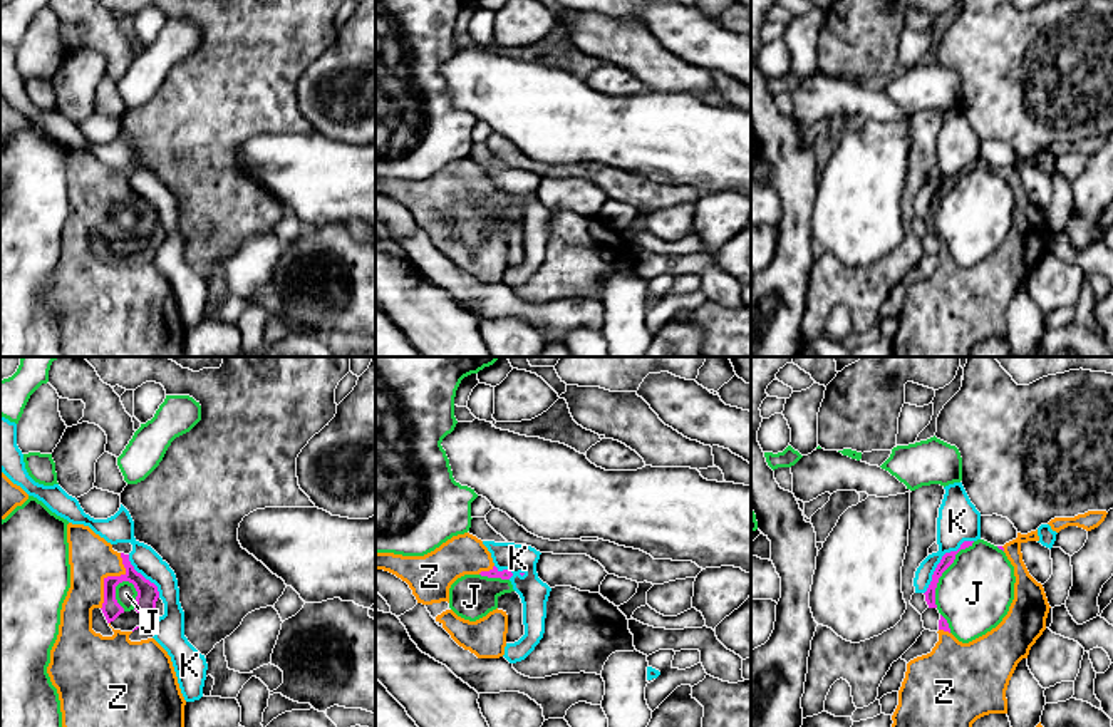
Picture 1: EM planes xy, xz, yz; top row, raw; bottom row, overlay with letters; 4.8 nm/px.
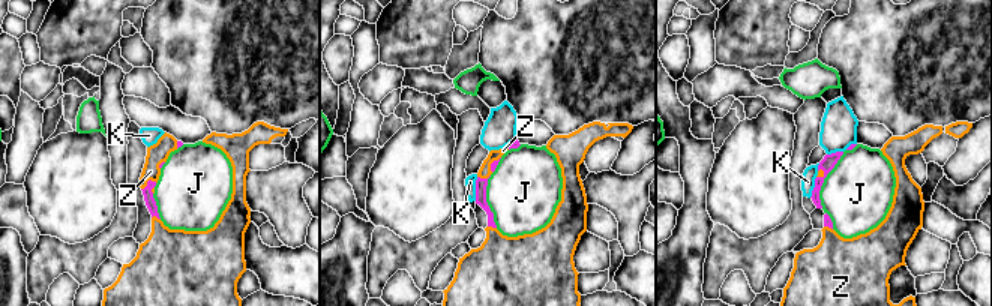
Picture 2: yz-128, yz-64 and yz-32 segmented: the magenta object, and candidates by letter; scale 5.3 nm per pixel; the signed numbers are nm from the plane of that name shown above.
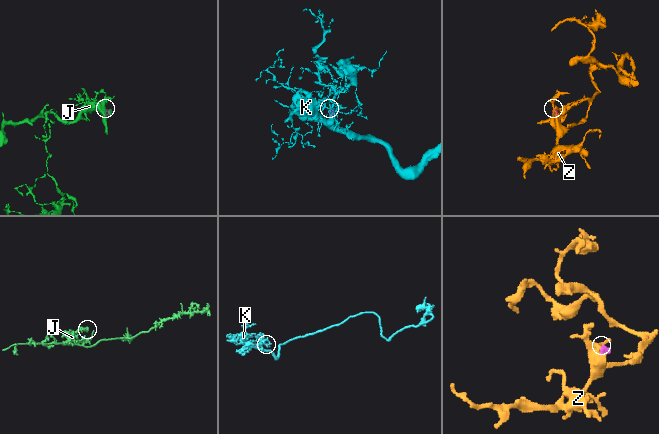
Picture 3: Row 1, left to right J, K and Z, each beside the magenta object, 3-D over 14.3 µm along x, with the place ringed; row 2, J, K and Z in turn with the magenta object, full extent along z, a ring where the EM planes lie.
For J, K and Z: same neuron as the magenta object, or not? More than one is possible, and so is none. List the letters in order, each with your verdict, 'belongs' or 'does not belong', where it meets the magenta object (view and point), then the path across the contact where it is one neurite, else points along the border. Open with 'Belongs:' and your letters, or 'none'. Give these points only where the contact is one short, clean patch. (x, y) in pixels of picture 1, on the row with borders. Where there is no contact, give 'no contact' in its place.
Belongs: Z
J: does not belong; meets magenta in yz at (944, 570)
K: does not belong; meets magenta in yz at (941, 560)
Z: belongs; meets magenta in xy at (109, 577)

